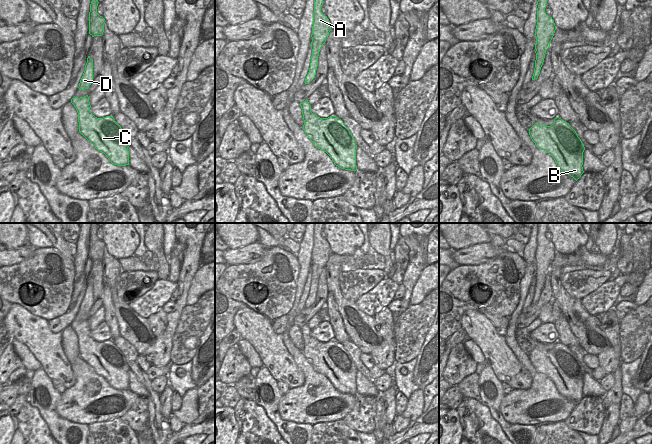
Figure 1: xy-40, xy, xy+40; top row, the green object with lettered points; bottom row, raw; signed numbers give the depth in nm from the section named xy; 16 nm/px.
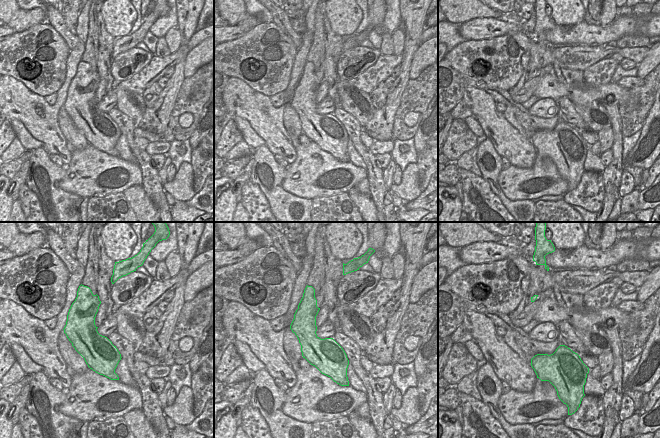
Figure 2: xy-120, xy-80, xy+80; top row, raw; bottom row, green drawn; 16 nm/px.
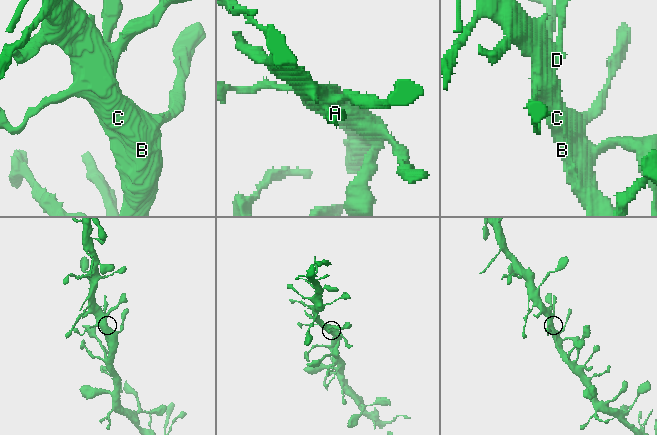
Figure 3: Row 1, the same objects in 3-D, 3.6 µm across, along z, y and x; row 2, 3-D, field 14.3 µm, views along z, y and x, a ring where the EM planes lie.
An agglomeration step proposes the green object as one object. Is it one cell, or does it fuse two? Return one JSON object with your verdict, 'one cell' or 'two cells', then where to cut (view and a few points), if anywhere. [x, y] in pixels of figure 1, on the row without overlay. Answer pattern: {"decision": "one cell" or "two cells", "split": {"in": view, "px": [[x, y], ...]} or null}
{"decision": "one cell", "split": null}

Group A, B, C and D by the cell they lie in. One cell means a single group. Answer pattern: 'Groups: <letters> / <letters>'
Groups: A B C D.

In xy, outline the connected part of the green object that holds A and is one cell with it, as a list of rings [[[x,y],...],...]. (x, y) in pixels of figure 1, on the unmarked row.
[[[314,223],[313,250],[311,258],[312,280],[309,296],[305,302],[305,308],[309,308],[315,302],[319,276],[322,269],[325,268],[331,254],[329,243],[321,236],[322,229],[323,223]]]

